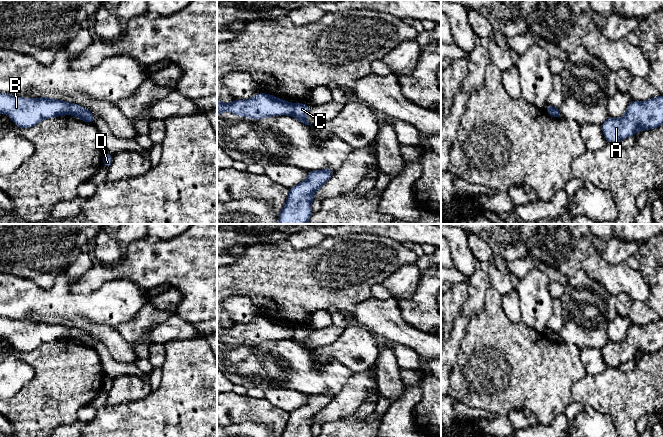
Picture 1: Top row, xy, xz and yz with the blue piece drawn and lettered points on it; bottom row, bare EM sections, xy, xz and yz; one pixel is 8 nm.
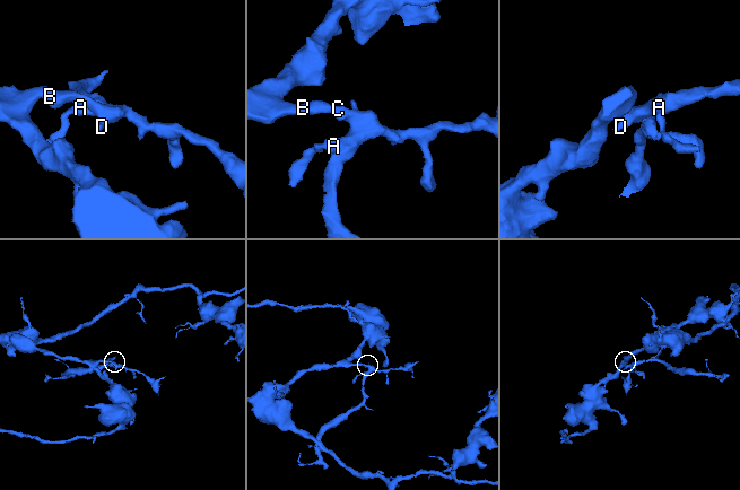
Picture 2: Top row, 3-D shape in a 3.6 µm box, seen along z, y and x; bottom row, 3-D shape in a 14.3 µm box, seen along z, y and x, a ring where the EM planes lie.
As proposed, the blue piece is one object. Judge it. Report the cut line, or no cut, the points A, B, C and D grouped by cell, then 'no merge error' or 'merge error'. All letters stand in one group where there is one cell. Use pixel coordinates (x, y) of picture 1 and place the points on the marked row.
cut xz (294, 104), (294, 110), (291, 114); groups A C D / B; merge error

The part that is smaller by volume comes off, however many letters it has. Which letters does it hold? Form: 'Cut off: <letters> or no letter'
Cut off: A, C, D

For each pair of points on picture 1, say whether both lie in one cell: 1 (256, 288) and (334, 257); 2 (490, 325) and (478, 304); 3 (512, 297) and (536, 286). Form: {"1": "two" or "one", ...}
{"1": "one", "2": "two", "3": "two"}

